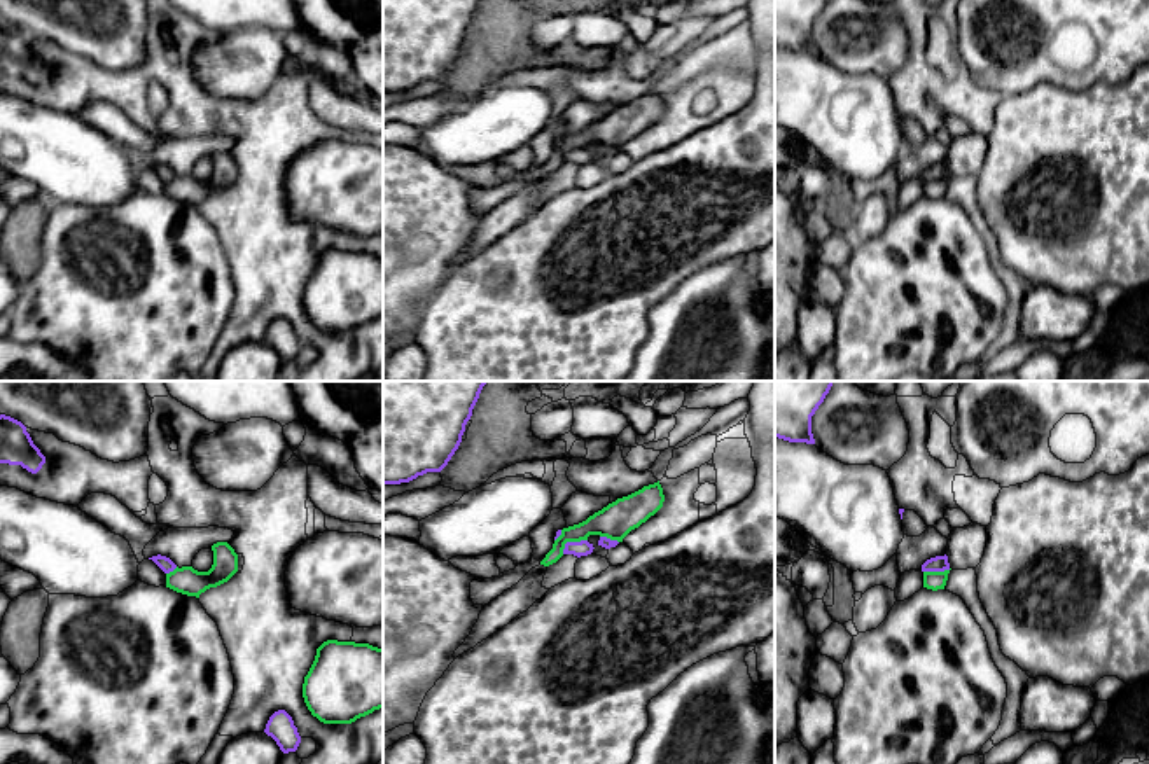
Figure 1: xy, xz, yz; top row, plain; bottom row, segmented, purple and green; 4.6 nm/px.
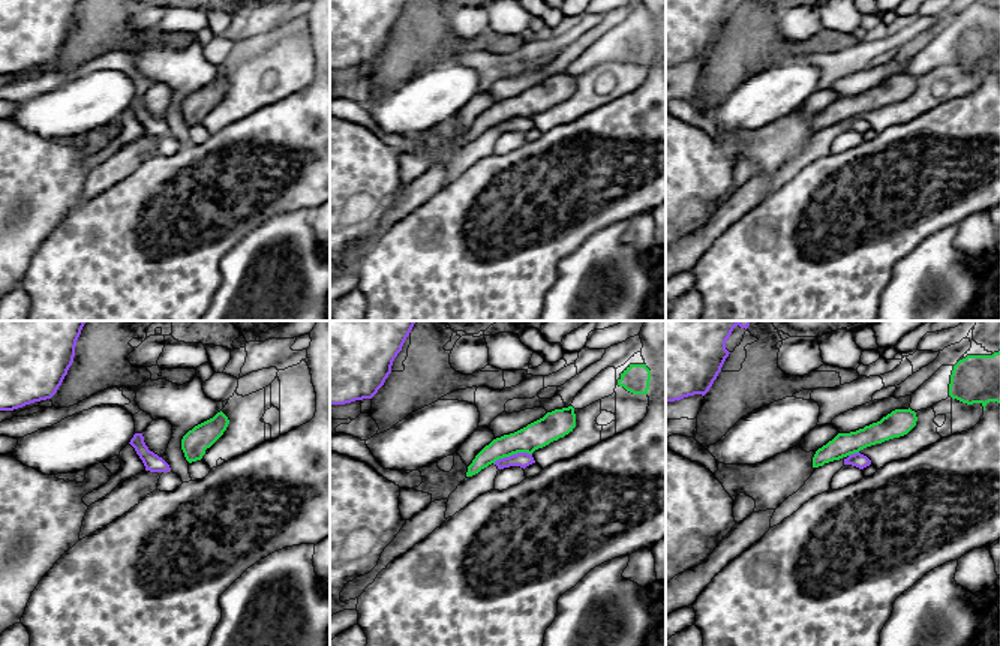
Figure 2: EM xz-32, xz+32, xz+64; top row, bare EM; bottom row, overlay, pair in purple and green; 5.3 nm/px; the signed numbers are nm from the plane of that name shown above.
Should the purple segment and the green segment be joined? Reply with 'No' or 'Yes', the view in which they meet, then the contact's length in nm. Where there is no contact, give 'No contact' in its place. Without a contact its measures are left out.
No. Touches purple in xz. Shared border 140 nm

